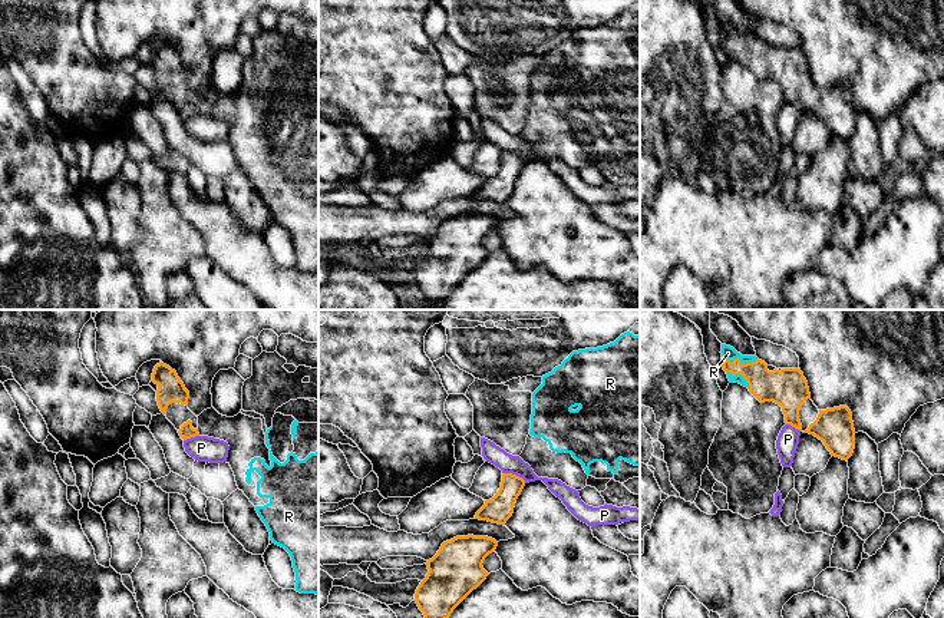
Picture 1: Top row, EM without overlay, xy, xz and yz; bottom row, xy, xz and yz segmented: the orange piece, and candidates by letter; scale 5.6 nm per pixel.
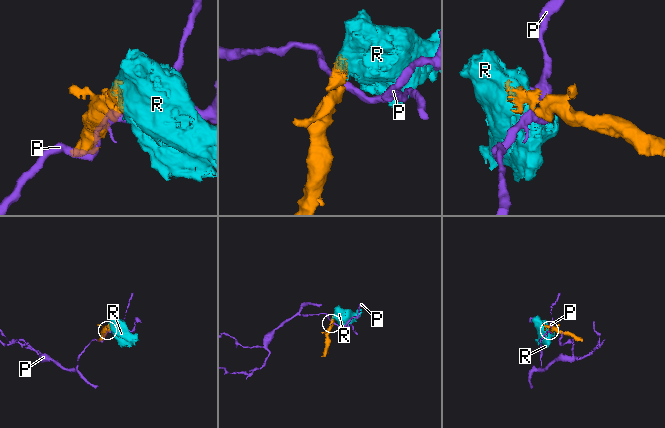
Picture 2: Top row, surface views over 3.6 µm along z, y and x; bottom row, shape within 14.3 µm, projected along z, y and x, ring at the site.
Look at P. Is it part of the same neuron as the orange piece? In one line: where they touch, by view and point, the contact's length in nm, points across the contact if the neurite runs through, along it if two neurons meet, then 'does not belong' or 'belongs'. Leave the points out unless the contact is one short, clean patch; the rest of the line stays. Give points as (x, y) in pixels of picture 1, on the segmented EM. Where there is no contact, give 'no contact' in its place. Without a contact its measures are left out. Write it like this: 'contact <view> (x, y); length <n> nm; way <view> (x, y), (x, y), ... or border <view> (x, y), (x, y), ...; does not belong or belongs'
contact xz (515, 475); length 140 nm; border xz (504, 472), (518, 475), (525, 482); does not belong

